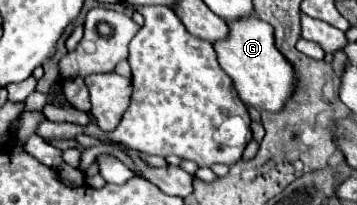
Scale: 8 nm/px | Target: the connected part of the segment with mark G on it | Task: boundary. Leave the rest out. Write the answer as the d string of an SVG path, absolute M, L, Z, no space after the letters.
M246 16L240 20L228 22L228 36L214 42L214 50L222 70L234 80L234 88L244 104L250 104L258 110L278 112L294 90L294 68L274 46L274 30L268 22L258 20L256 16Z

